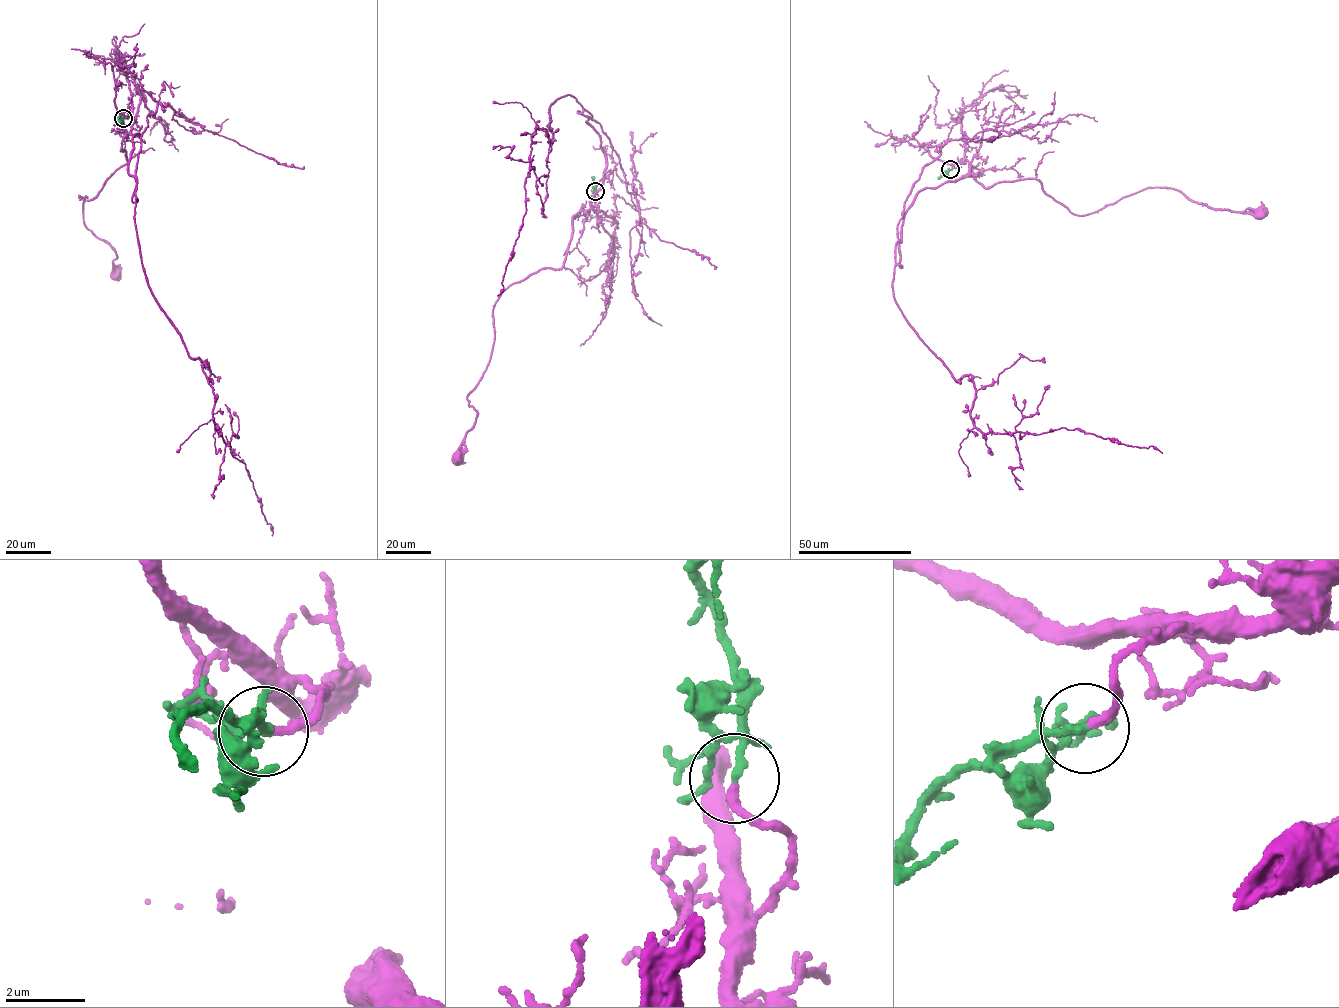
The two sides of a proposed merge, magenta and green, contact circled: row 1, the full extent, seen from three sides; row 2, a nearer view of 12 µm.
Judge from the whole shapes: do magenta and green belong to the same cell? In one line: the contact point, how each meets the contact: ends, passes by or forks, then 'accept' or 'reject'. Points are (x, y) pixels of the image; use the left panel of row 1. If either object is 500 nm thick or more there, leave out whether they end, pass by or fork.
place (123, 118); magenta ends; green forks; accept

